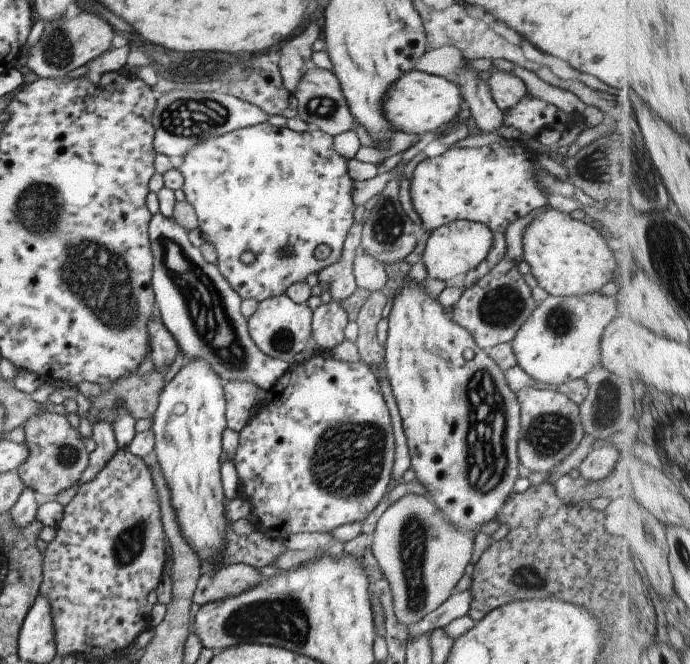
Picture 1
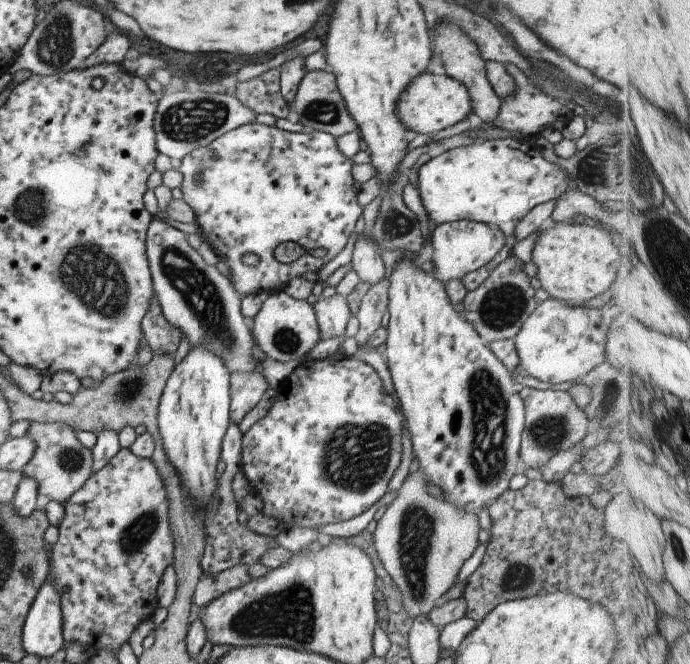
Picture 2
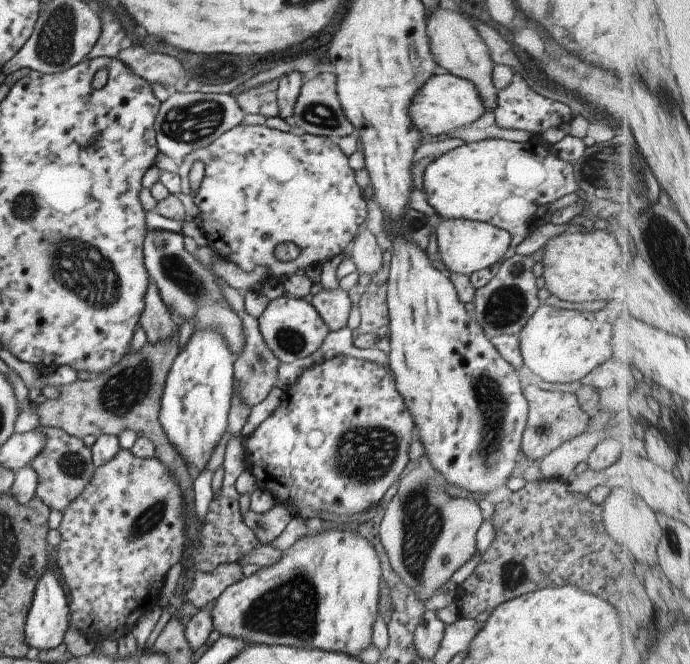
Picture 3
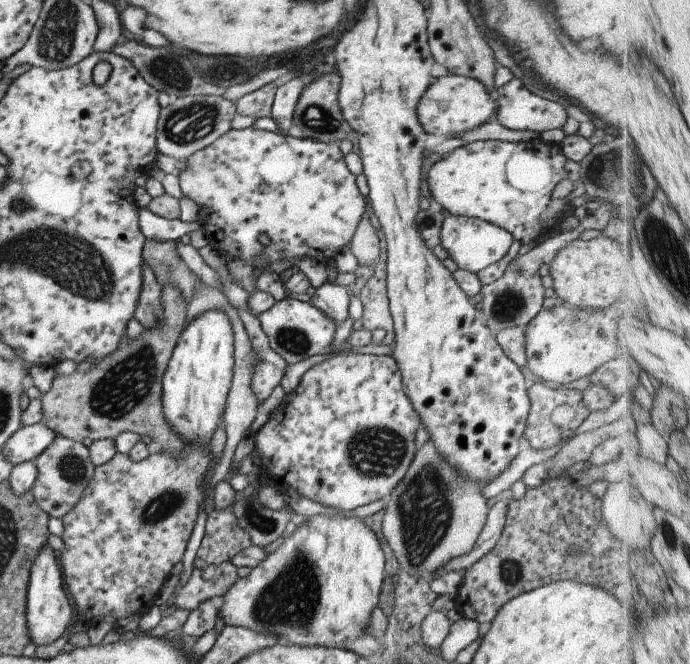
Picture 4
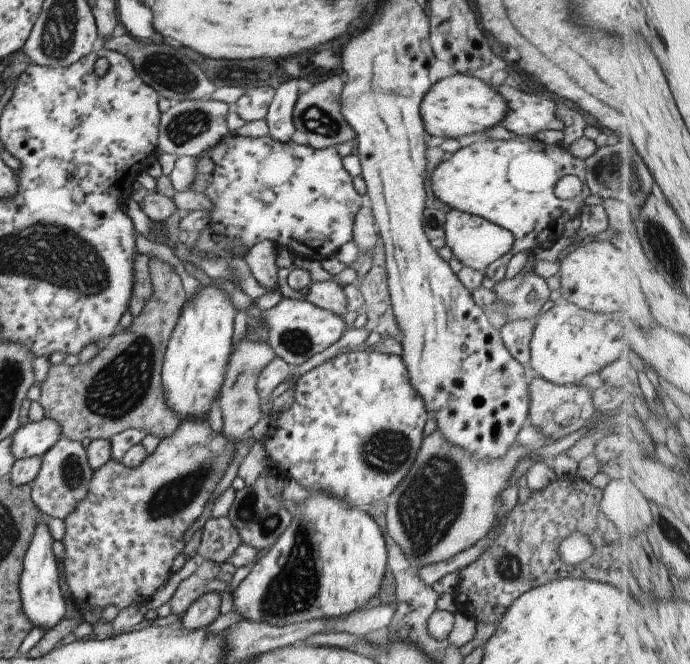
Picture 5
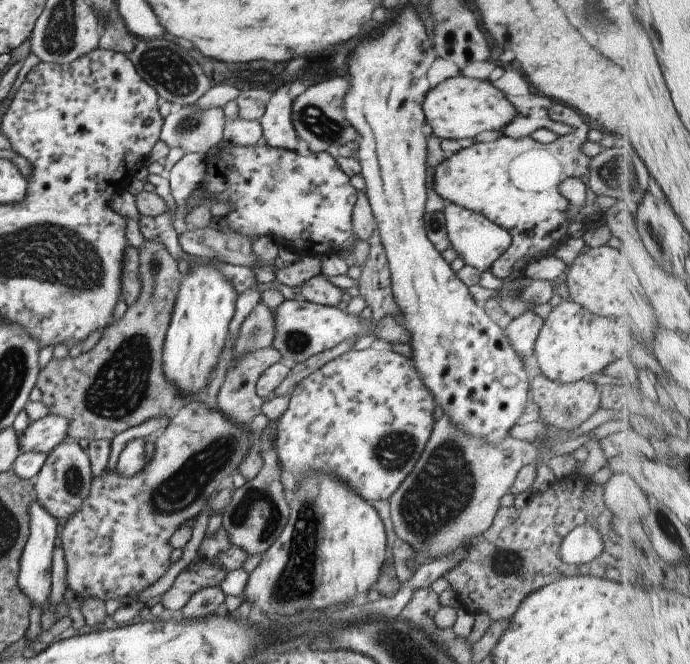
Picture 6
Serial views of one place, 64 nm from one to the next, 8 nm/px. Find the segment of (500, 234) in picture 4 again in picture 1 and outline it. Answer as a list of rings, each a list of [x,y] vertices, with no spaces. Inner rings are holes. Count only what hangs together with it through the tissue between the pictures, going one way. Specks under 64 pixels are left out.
[[[457,220],[433,229],[422,254],[422,263],[428,275],[427,278],[445,283],[445,280],[465,275],[485,260],[493,242],[489,228],[474,221]]]

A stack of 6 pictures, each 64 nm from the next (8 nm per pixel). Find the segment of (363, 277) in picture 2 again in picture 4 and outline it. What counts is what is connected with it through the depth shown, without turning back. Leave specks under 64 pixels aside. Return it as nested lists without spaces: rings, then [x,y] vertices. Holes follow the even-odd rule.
[[[366,211],[355,228],[349,250],[359,266],[373,266],[373,262],[379,258],[378,232],[369,224]]]

